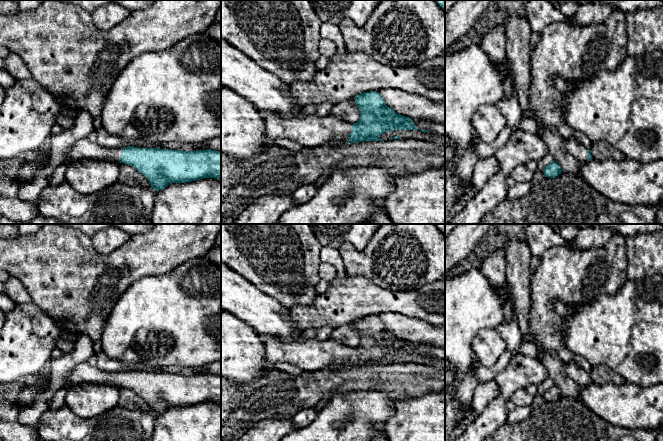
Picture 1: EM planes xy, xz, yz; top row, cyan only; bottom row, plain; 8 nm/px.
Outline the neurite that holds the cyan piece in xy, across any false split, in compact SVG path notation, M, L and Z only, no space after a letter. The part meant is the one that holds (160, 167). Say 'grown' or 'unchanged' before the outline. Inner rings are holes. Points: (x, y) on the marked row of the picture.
grown; M87 138L69 149L68 160L113 160L132 166L145 176L155 191L170 183L186 183L204 178L221 181L221 152L182 151L134 146L107 148Z

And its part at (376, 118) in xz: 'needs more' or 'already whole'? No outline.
needs more

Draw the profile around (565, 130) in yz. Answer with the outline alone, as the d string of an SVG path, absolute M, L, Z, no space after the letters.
M562 122L556 129L561 134L564 140L573 137L575 134L575 130L565 122Z

